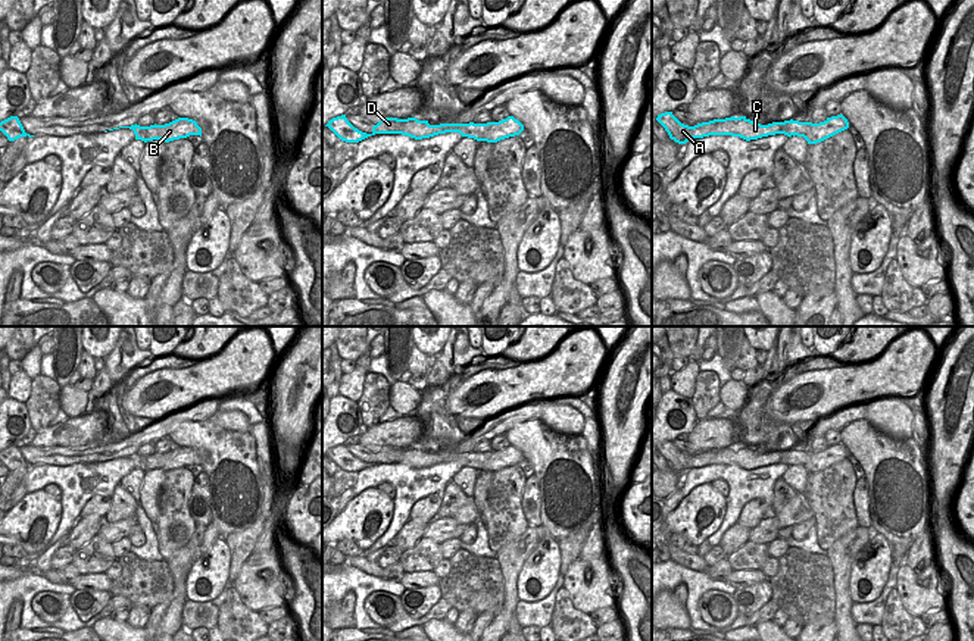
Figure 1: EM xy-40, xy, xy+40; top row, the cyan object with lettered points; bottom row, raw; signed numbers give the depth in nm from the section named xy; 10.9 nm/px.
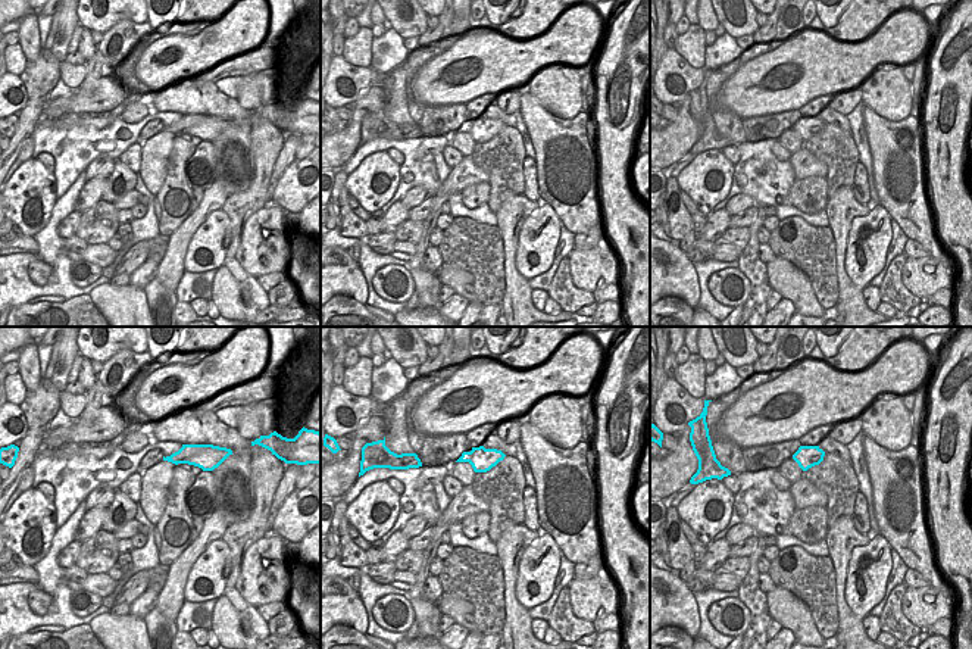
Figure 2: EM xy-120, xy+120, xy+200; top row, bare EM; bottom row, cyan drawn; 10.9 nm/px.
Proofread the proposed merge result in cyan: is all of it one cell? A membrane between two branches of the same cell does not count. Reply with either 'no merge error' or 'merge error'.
merge error

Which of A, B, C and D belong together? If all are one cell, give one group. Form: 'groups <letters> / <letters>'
groups A C D / B

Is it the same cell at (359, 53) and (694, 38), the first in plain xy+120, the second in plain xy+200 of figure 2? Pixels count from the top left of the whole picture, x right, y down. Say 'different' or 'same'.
same

